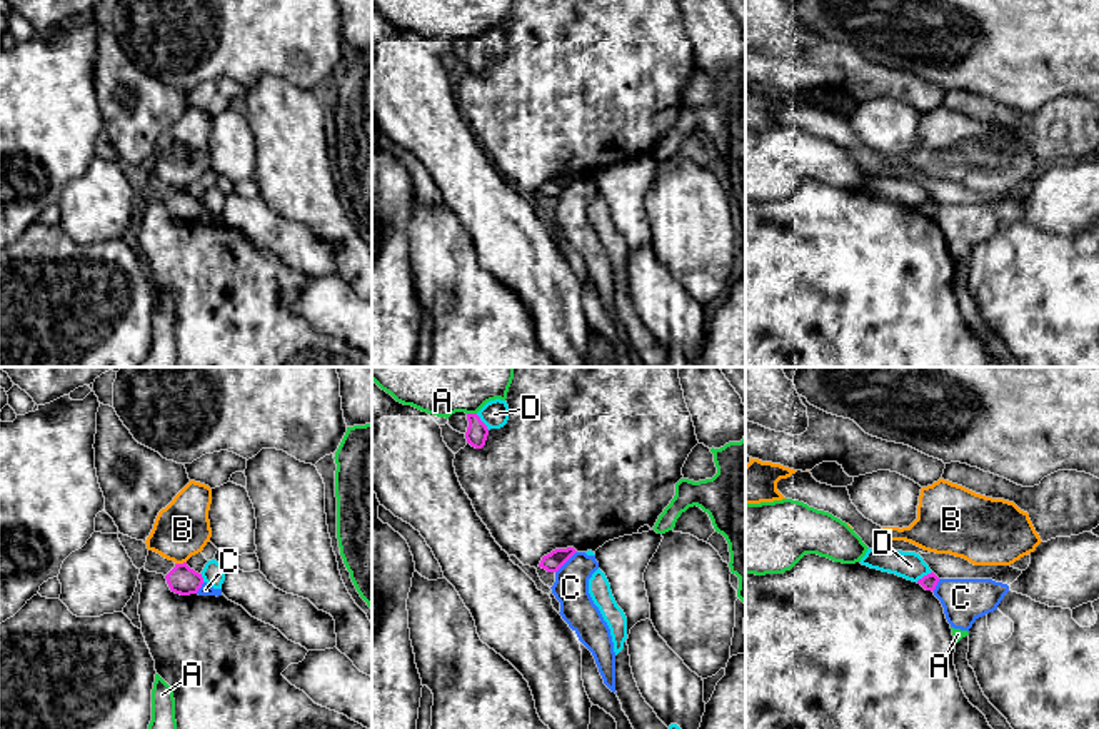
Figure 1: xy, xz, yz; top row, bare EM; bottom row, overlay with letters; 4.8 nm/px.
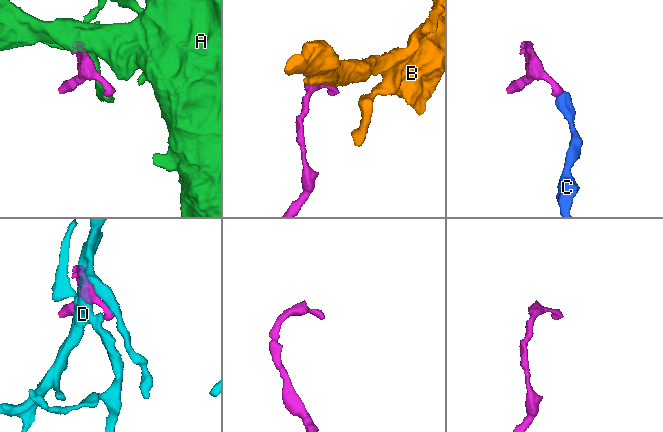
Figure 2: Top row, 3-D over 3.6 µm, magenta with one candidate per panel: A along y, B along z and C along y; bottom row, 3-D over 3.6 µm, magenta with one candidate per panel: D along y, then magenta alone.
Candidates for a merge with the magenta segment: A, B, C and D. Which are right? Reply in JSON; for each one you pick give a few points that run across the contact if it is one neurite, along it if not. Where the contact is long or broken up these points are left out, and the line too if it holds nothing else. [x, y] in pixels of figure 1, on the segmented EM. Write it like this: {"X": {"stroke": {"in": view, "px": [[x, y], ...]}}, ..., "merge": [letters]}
{"merge": []}

